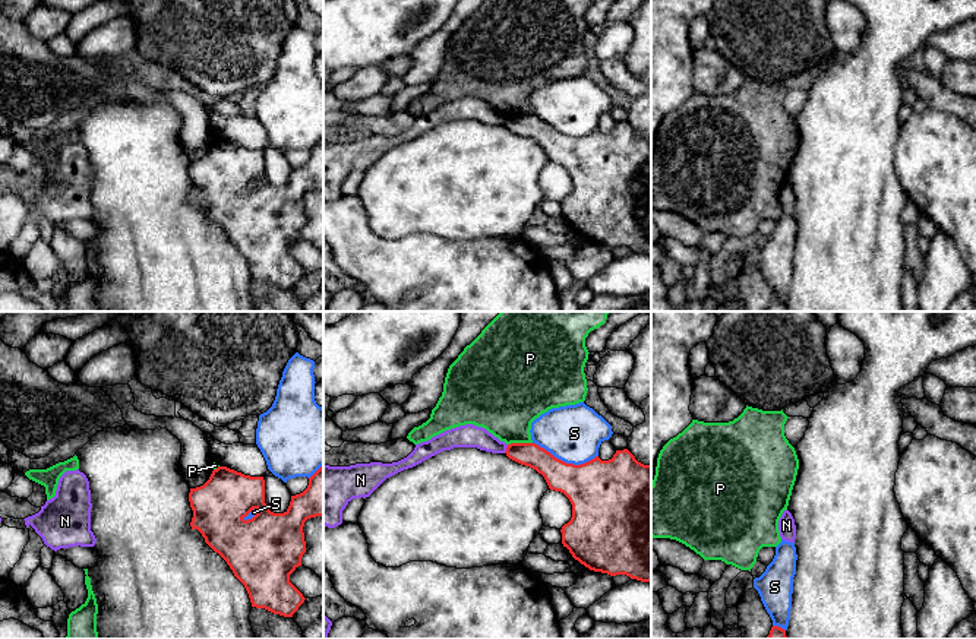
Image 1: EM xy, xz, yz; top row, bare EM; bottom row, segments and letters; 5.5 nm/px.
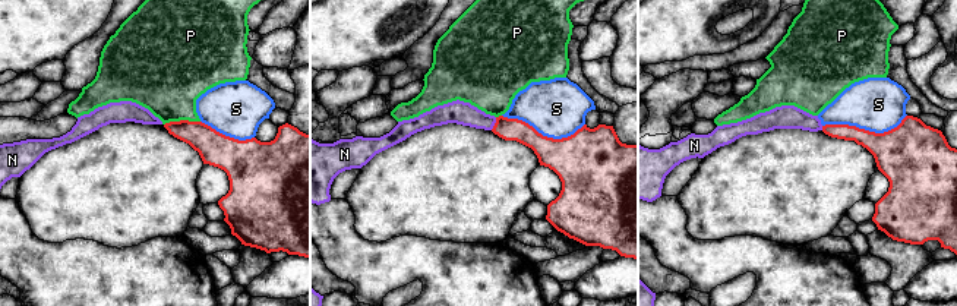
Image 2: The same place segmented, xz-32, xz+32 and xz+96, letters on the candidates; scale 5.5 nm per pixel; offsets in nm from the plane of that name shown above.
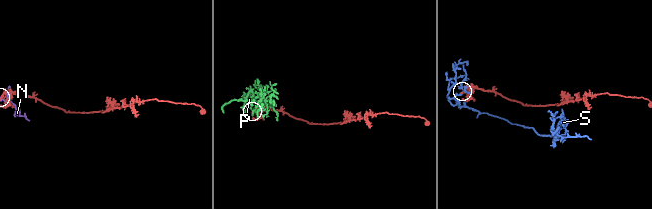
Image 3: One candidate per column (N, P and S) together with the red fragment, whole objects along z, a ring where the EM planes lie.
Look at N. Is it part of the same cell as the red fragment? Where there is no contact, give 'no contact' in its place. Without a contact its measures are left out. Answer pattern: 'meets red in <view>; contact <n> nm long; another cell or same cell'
meets red in xz; contact 50 nm long; another cell

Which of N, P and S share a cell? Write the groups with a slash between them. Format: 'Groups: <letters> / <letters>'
Groups: N / P / S

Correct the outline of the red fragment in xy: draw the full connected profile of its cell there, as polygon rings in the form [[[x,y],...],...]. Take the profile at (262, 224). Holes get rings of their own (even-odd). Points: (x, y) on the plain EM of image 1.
[[[323,137],[309,151],[303,165],[291,168],[284,186],[268,181],[263,149],[244,148],[227,139],[218,139],[203,158],[190,161],[189,174],[193,183],[192,202],[198,202],[205,215],[227,234],[244,257],[252,279],[293,290],[306,271],[290,254],[290,247],[301,238],[306,225],[304,194],[323,189]]]

